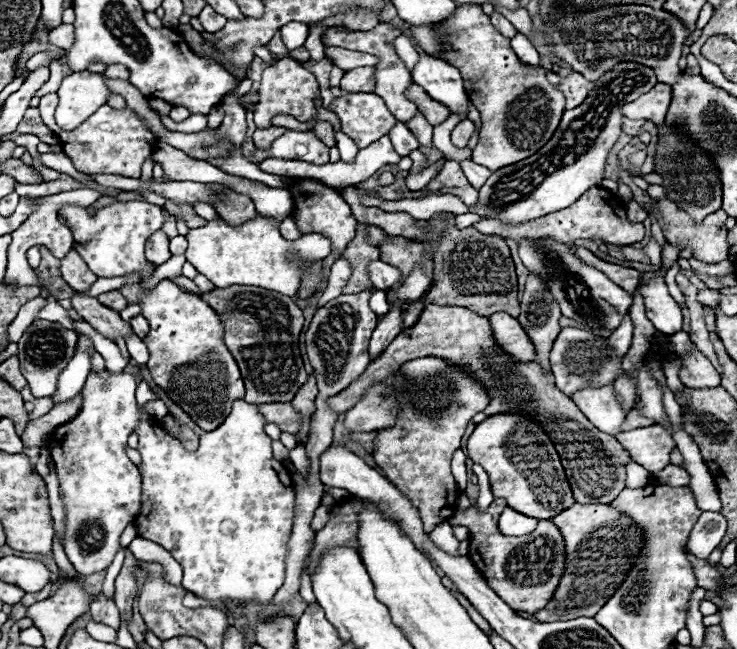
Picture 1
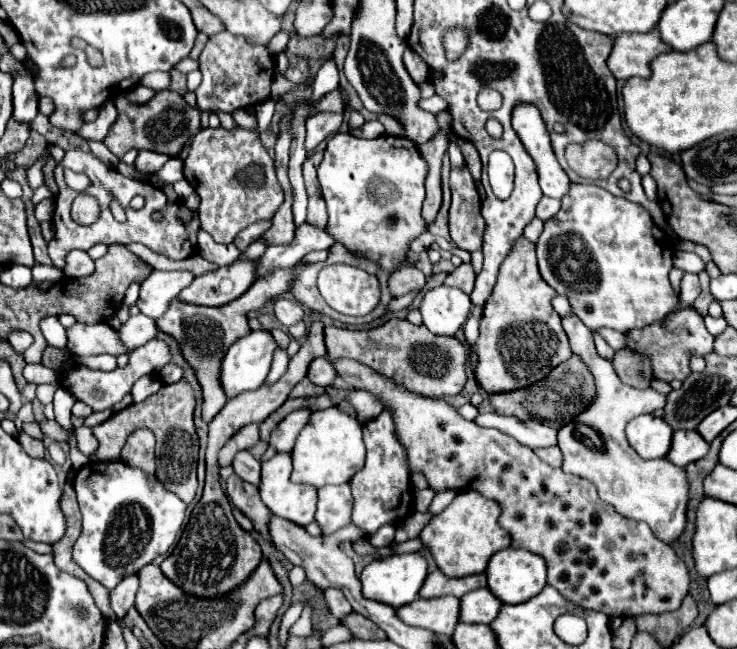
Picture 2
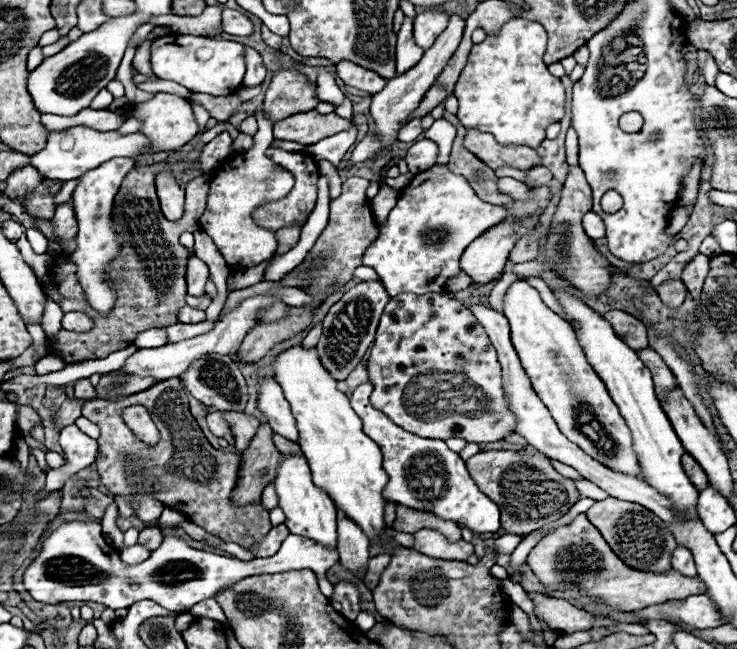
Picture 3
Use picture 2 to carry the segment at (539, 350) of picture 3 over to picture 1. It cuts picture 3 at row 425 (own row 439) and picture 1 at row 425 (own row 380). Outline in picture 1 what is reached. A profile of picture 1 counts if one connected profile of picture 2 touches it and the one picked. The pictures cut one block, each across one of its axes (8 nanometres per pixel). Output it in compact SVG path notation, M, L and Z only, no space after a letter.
M606 384L602 388L582 388L572 394L572 400L598 430L606 434L622 432L628 410L624 410L618 402L614 384Z

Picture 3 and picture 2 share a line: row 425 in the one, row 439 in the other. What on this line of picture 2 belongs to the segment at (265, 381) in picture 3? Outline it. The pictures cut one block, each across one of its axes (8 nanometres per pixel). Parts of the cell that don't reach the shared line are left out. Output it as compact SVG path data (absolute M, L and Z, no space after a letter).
M296 410L296 412L288 414L288 416L272 430L270 446L272 446L278 454L292 452L294 442L296 442L296 438L298 438L298 432L300 432L300 430L304 428L304 424L308 422L308 416L310 416L310 410Z

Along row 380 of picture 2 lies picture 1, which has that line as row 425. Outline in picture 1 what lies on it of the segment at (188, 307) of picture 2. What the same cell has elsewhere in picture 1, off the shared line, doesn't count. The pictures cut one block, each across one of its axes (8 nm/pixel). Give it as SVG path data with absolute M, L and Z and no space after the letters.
M162 280L152 292L142 296L140 284L122 286L120 292L128 302L142 298L142 316L150 324L144 342L150 350L148 370L154 382L182 406L202 430L216 430L232 410L232 404L244 398L240 370L222 342L222 322L216 312L194 294L178 290L170 280Z

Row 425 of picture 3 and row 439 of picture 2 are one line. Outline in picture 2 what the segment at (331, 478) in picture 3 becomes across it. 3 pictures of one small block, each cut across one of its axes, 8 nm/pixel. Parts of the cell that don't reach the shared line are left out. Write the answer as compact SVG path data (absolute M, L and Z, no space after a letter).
M336 406L312 412L292 450L294 470L290 480L296 484L310 484L314 488L346 484L364 466L364 454L366 450L362 442L362 424L356 418L348 416Z

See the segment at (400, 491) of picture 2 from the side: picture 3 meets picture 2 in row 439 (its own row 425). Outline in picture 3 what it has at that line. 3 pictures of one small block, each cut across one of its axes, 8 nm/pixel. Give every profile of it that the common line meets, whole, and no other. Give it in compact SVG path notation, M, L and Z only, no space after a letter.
M360 384L352 392L350 404L364 422L364 432L380 446L384 454L384 470L390 478L388 486L384 488L384 498L388 498L388 502L398 502L416 510L432 510L434 514L440 514L440 518L464 524L478 534L496 532L500 528L498 506L478 490L466 470L464 460L456 452L448 450L442 440L428 440L404 432L384 412L372 408L370 394L372 384Z

